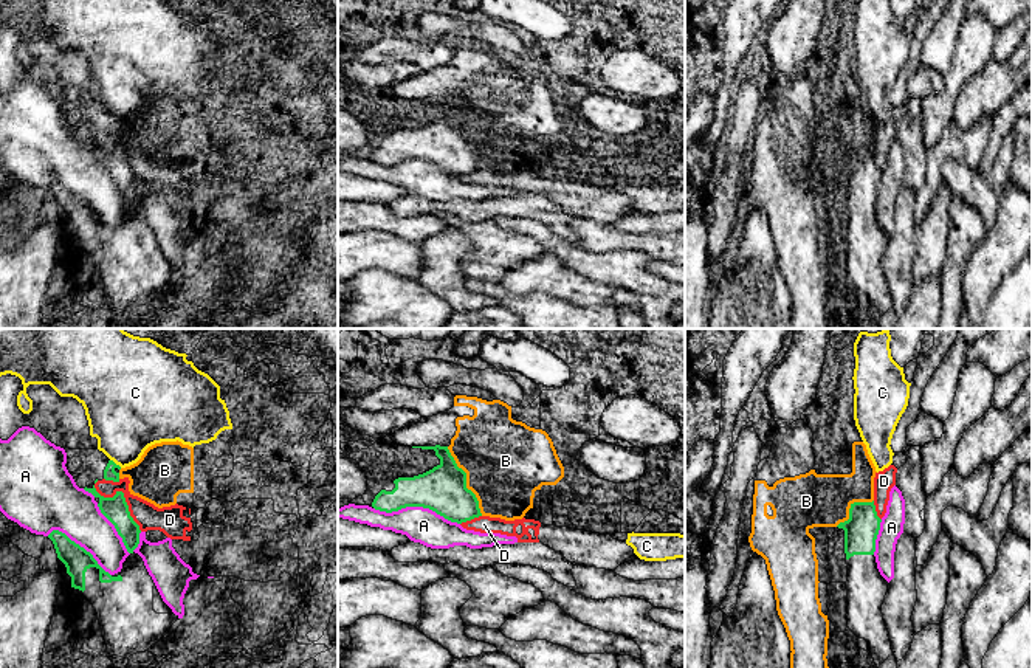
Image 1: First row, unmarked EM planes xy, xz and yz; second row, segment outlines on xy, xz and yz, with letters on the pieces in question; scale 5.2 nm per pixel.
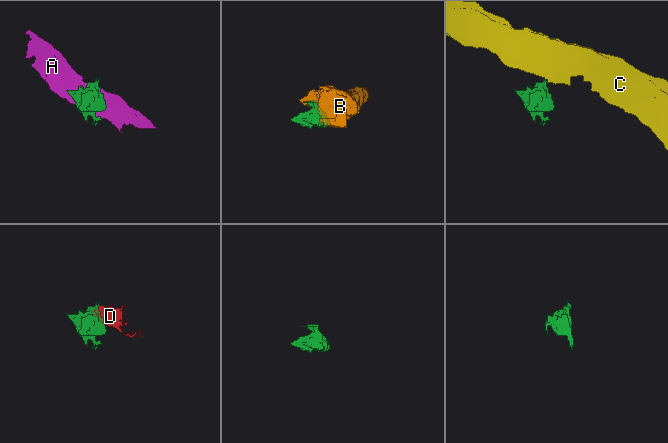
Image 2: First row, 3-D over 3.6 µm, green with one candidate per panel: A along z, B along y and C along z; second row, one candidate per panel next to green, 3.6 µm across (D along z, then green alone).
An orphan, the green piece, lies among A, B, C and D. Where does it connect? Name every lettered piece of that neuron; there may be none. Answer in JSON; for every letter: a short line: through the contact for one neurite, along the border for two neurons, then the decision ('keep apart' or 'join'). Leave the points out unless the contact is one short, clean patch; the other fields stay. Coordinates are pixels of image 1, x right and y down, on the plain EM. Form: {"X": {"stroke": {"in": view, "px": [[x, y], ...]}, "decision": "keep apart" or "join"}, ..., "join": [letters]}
{"A": {"decision": "keep apart"}, "B": {"decision": "keep apart"}, "C": {"stroke": {"in": "xy", "px": [[110, 112], [121, 120]]}, "decision": "keep apart"}, "D": {"stroke": {"in": "xy", "px": [[96, 134], [95, 141], [104, 149], [123, 146], [141, 183]]}, "decision": "keep apart"}, "join": []}

